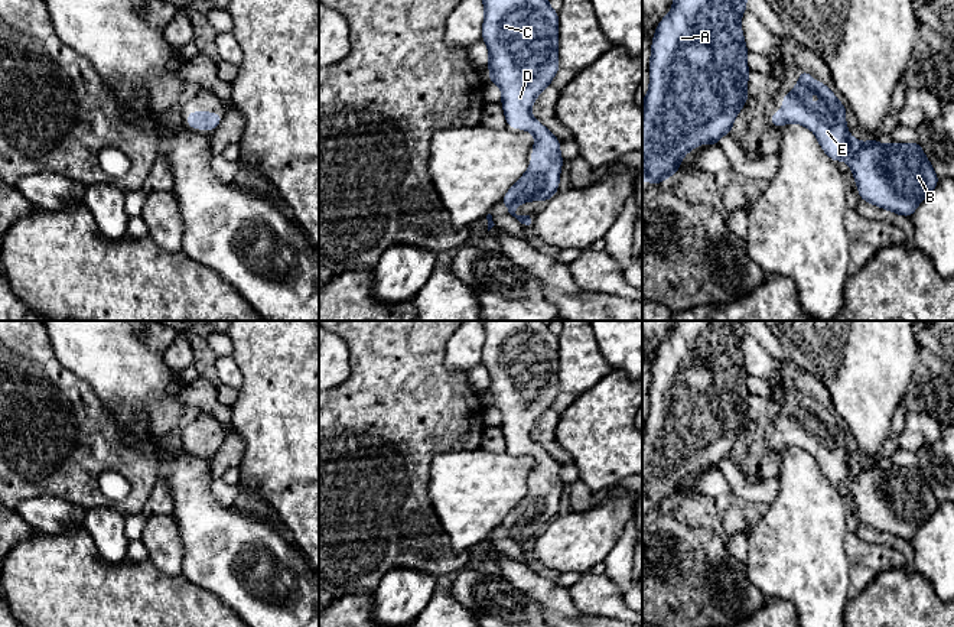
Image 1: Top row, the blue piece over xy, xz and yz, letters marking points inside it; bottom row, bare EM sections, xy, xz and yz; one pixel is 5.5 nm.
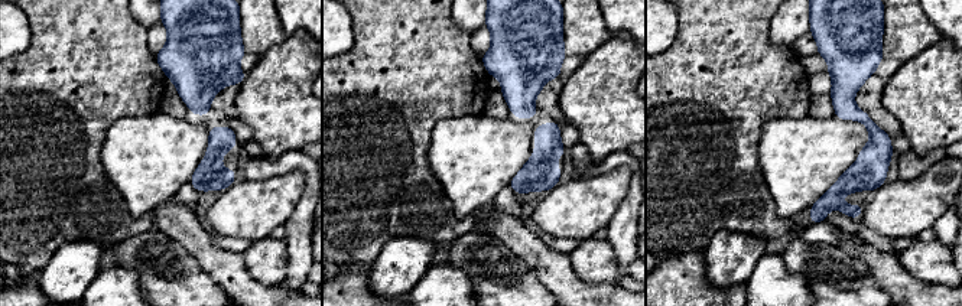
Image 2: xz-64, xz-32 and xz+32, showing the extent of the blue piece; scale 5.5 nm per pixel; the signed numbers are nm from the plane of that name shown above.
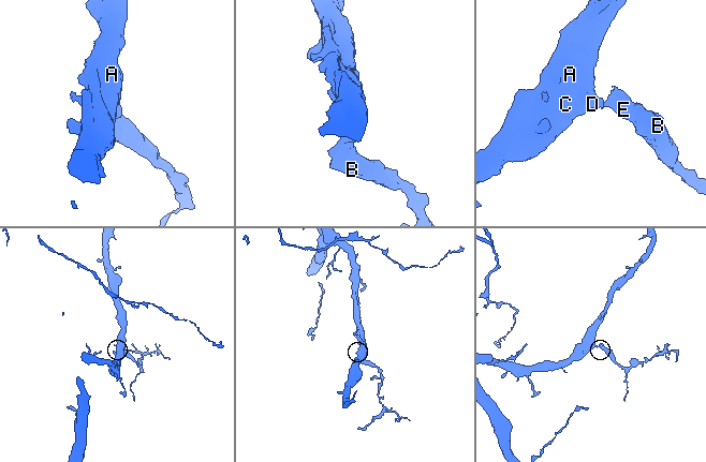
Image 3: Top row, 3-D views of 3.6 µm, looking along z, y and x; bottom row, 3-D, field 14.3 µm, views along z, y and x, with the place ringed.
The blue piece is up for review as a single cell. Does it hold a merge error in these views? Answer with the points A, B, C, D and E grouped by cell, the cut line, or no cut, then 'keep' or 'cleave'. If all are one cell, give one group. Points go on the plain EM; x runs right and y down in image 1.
A B C D E | no cut | keep

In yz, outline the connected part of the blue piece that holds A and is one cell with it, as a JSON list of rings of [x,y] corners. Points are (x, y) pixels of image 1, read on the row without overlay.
[[[674,321],[671,335],[655,353],[649,383],[649,412],[642,425],[642,506],[661,509],[678,496],[686,477],[703,467],[712,470],[732,449],[748,425],[746,380],[748,371],[740,351],[740,341],[748,334],[748,321]]]

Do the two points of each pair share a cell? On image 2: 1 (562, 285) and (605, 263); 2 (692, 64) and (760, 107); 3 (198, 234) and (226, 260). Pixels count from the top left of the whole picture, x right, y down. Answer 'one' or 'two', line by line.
1: two
2: one
3: one

